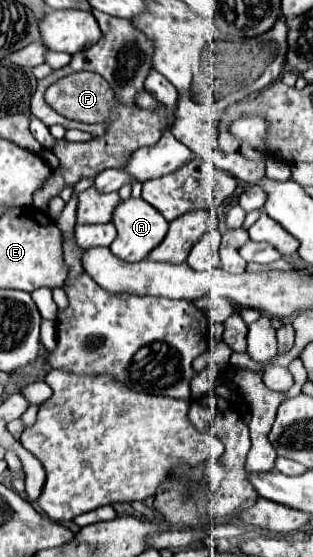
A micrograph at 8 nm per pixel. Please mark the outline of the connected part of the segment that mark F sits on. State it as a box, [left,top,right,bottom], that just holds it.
[32,71,172,209]

